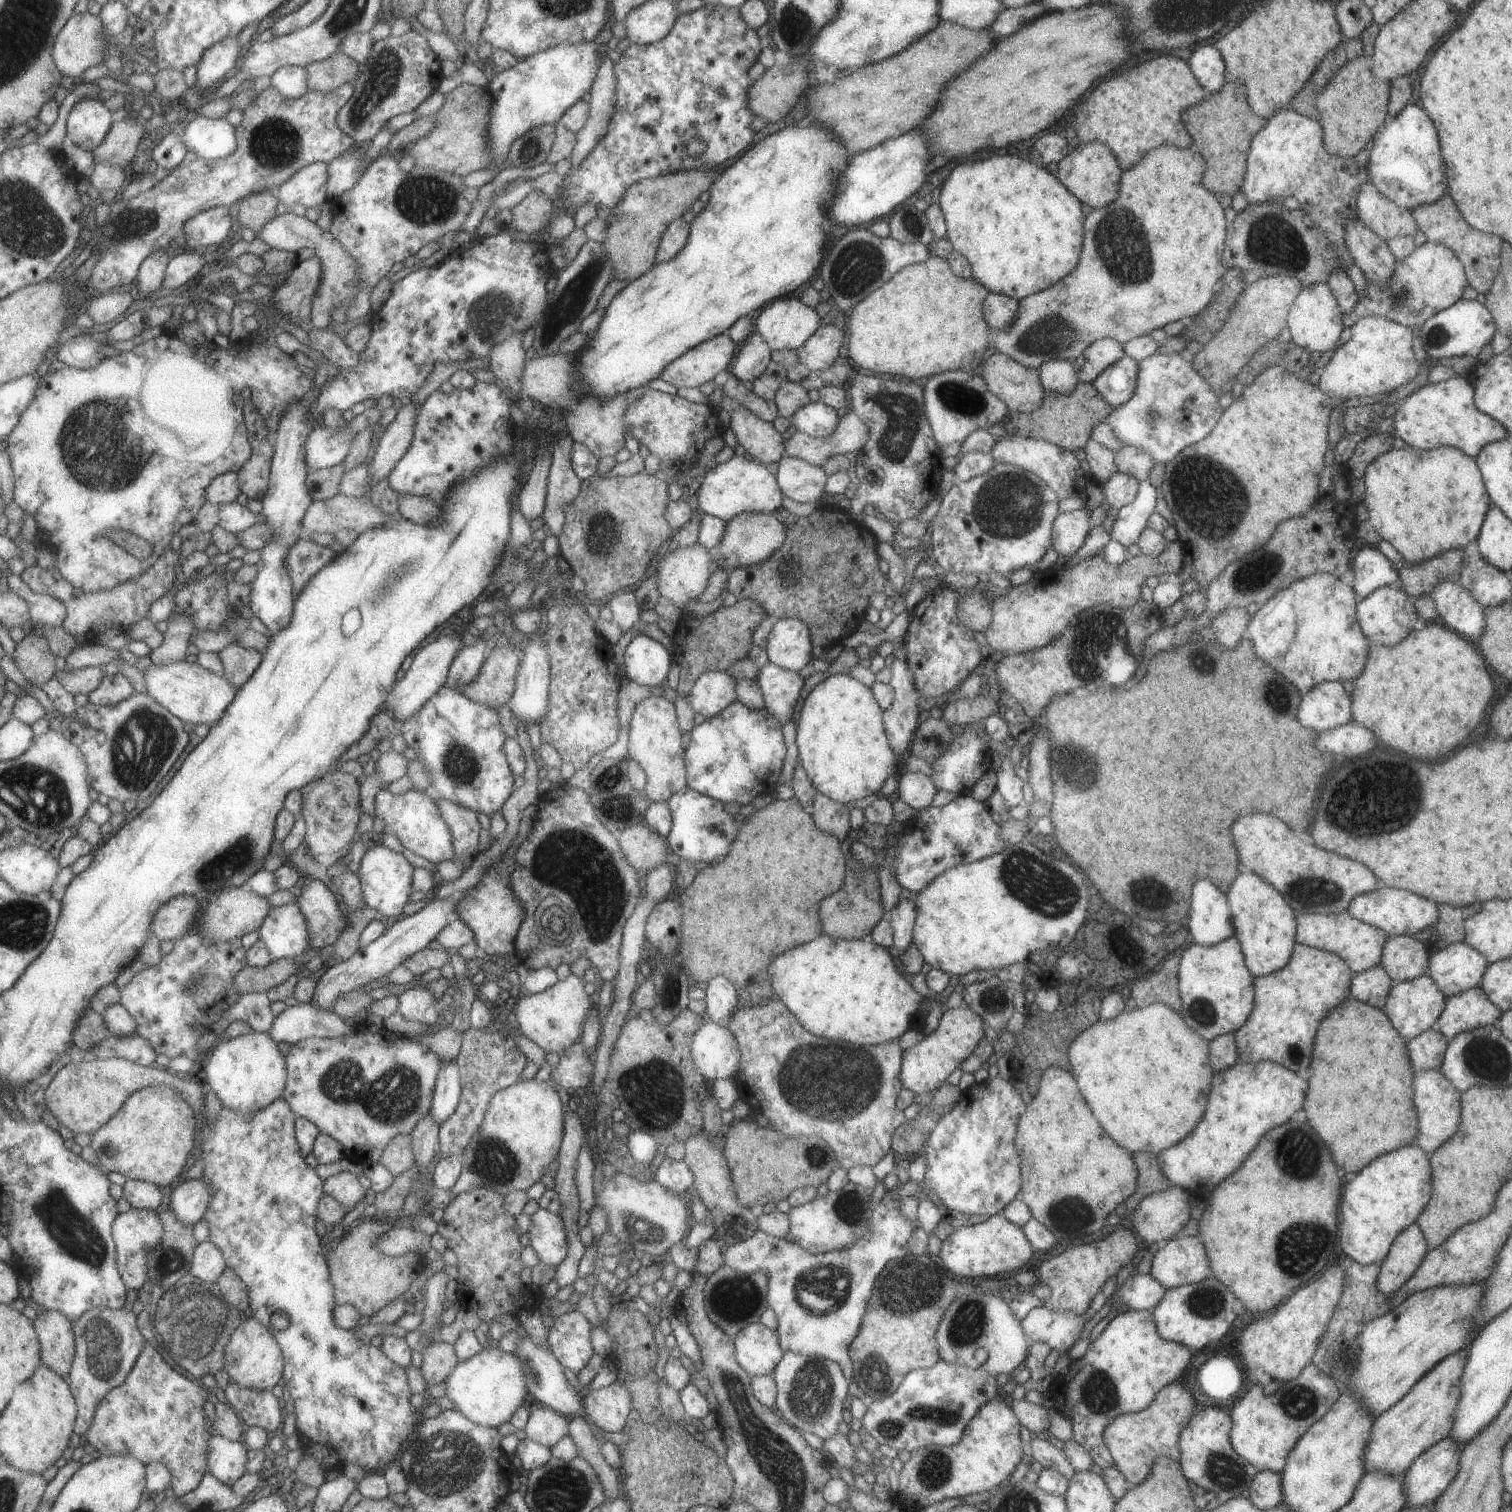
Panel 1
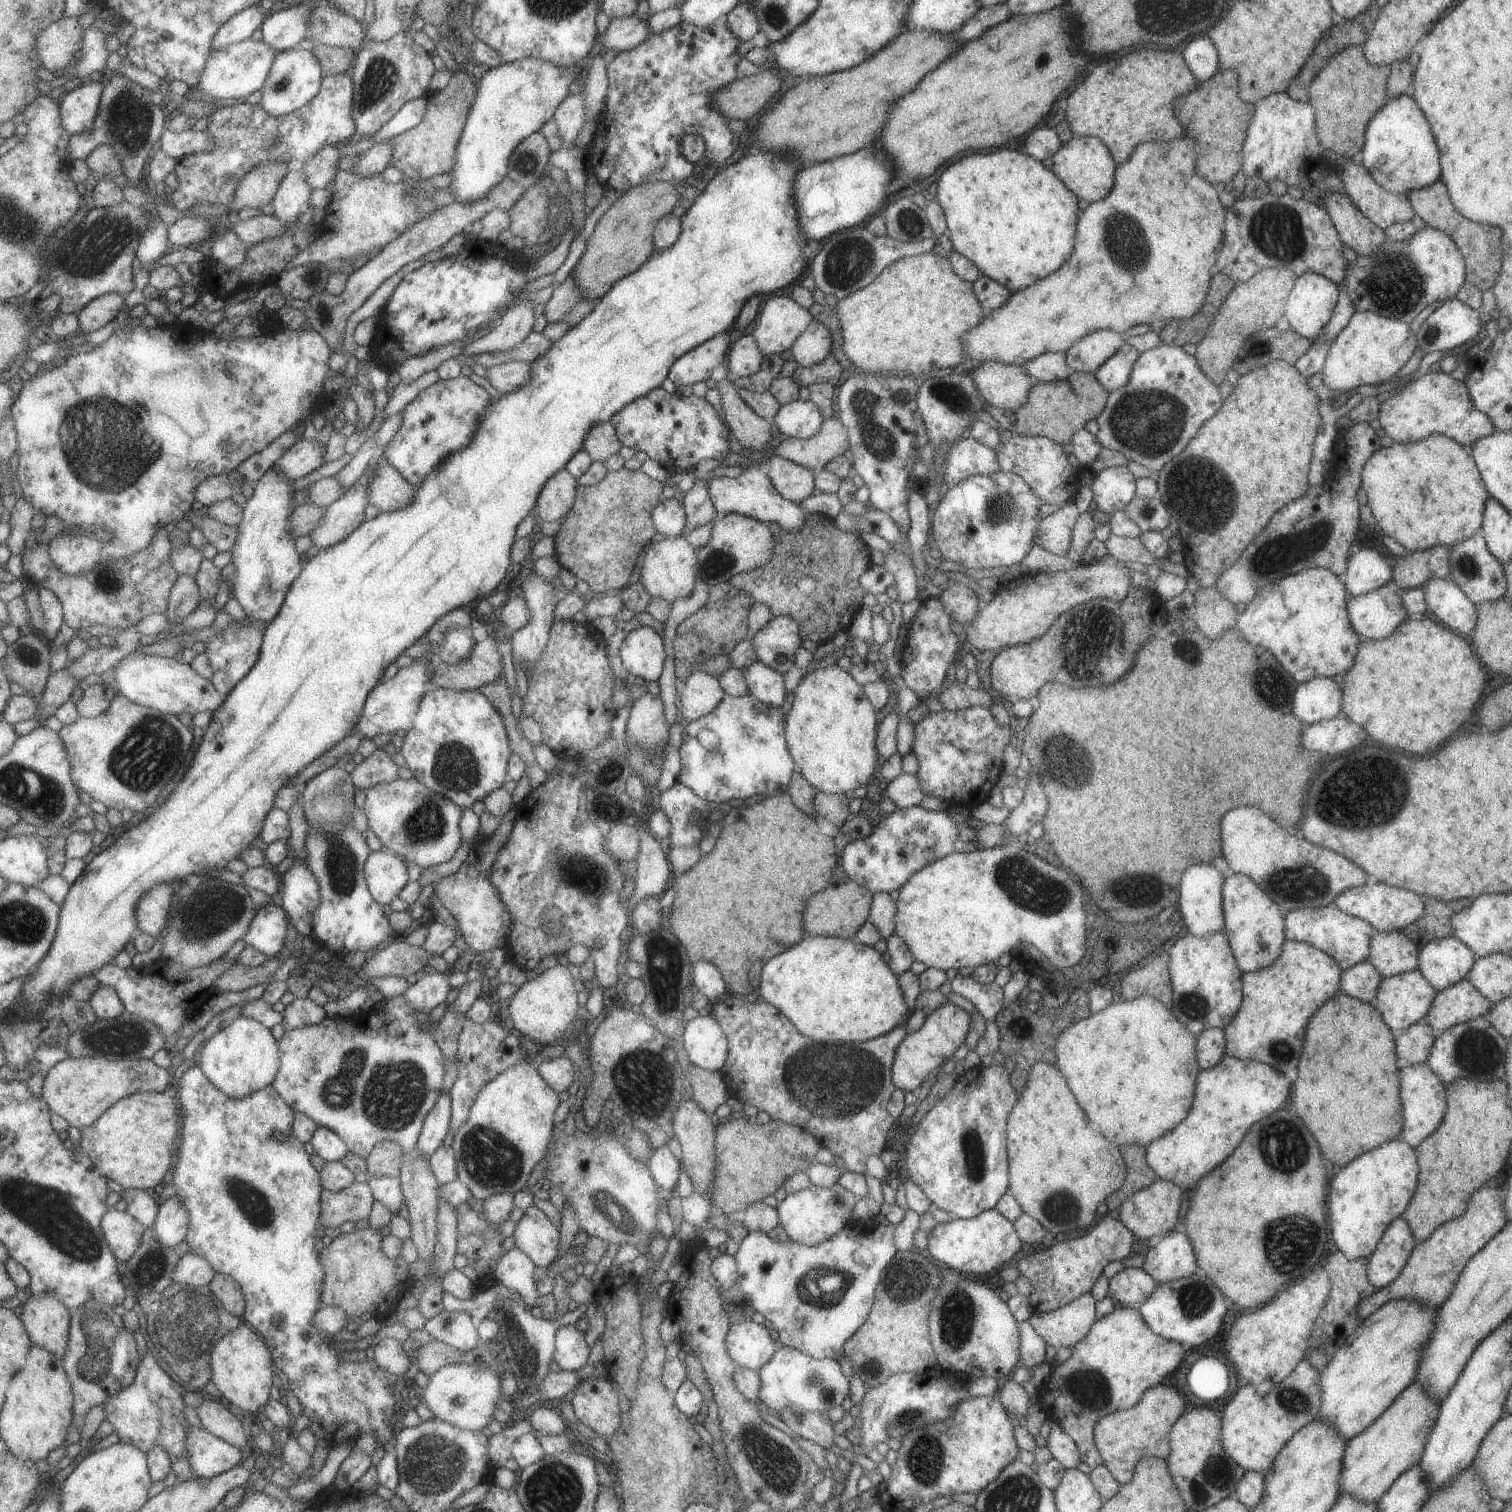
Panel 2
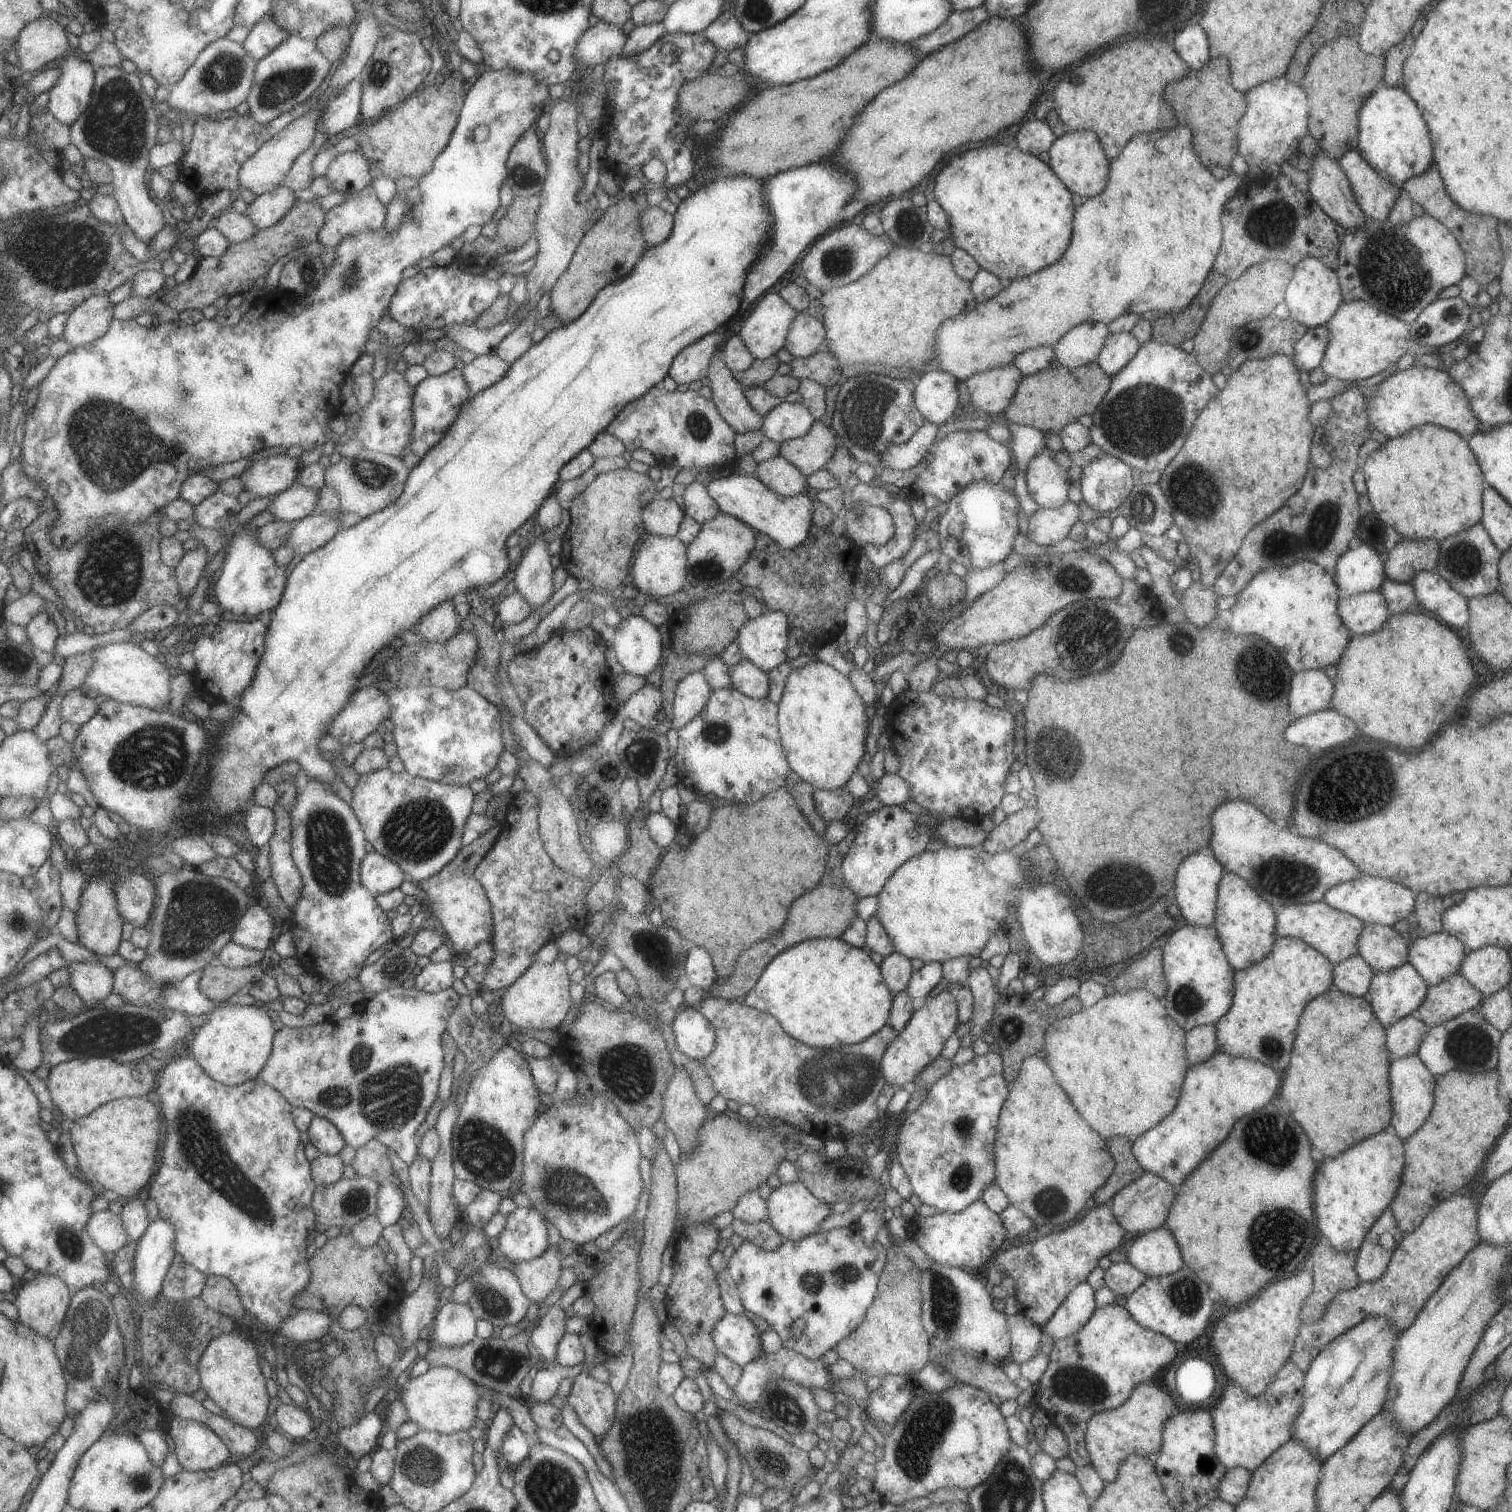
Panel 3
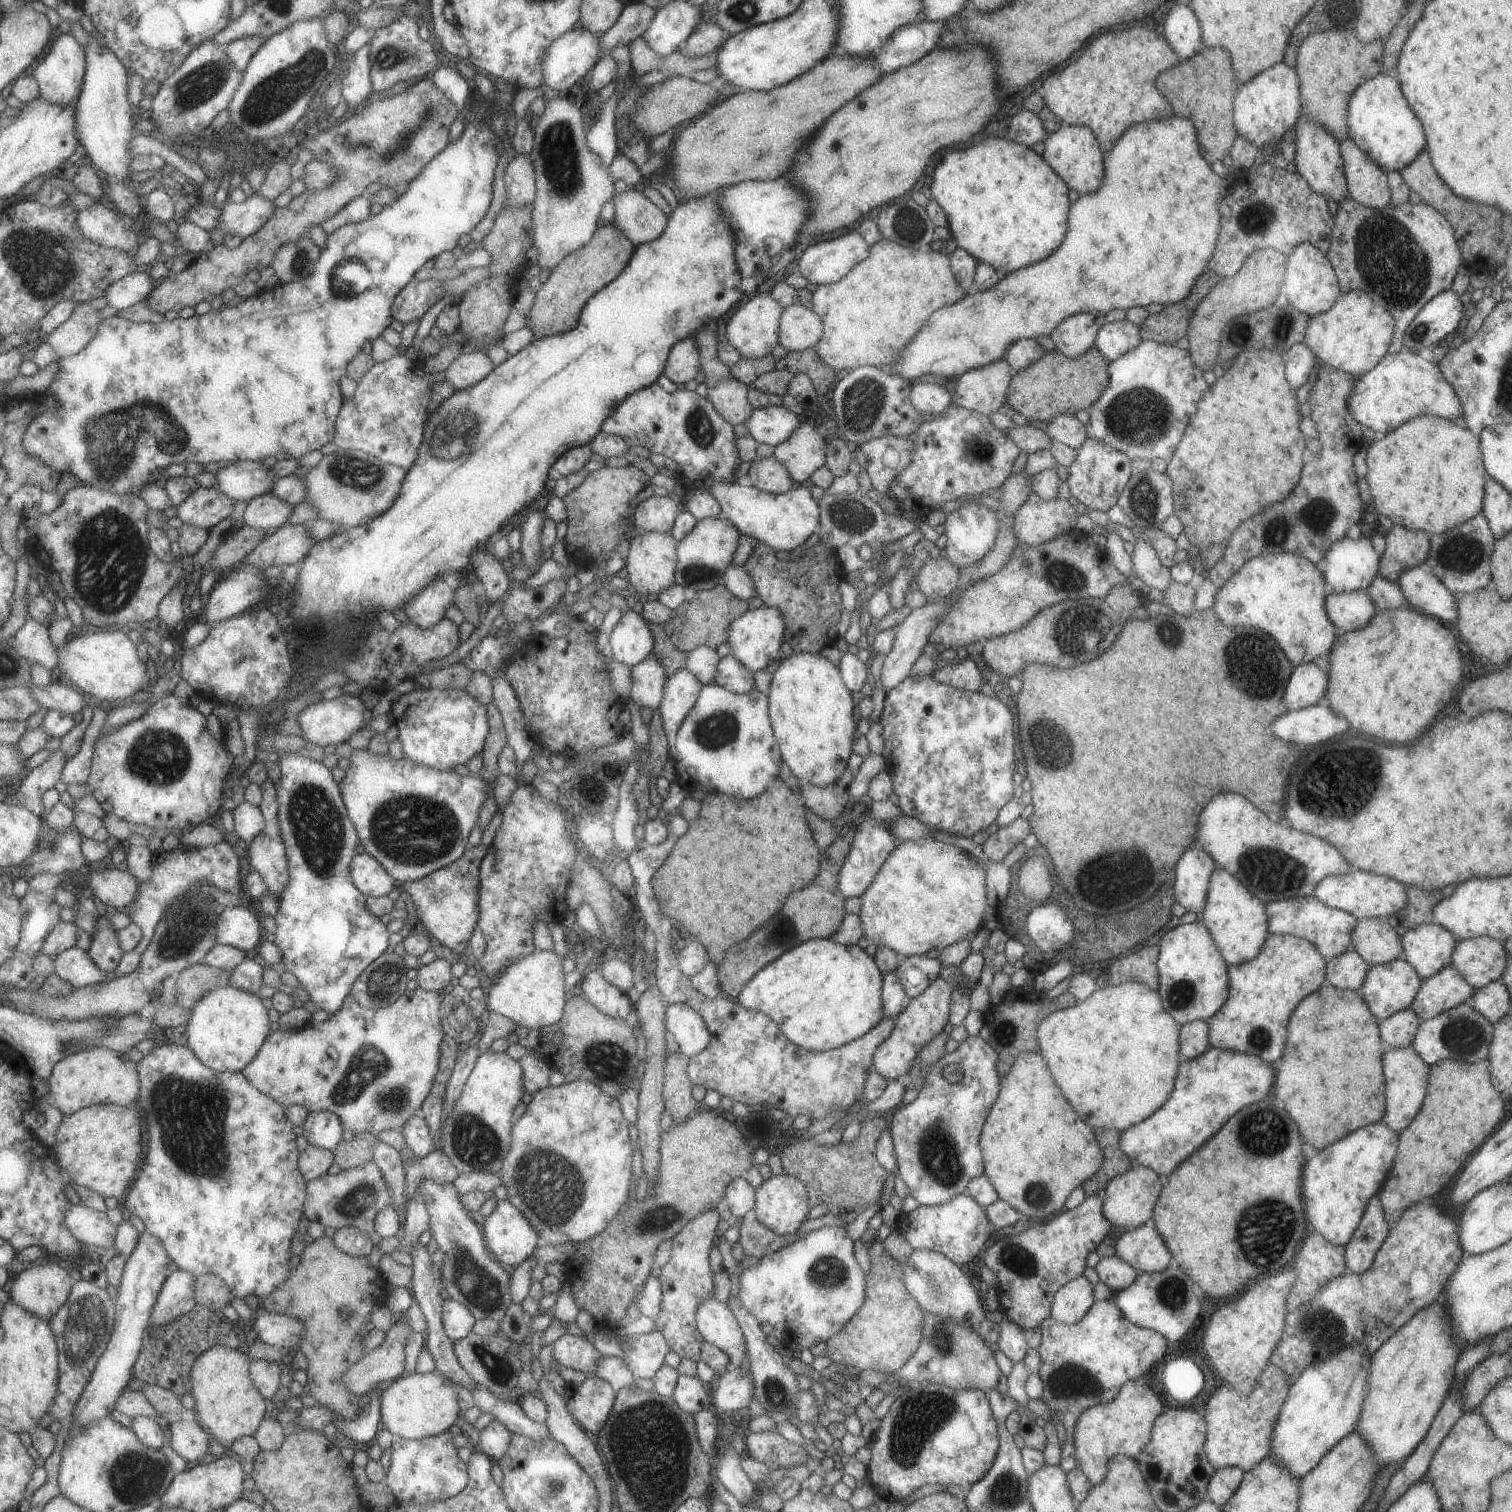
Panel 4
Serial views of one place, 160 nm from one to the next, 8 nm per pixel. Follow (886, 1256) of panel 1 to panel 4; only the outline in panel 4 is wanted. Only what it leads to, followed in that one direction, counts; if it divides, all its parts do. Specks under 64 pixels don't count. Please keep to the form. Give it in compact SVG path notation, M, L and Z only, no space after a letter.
M843 1227L807 1231L797 1241L761 1257L756 1265L742 1269L738 1273L738 1299L760 1325L764 1322L771 1324L778 1342L793 1353L799 1353L802 1348L809 1349L819 1341L826 1342L849 1322L864 1302L866 1274L855 1260L854 1249L854 1242Z

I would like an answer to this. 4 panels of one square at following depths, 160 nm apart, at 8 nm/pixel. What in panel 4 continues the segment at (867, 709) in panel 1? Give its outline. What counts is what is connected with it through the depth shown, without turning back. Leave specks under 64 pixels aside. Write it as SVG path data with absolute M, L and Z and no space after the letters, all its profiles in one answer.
M795 653L781 660L773 672L770 682L768 700L768 717L772 733L778 742L780 757L791 769L800 782L807 781L822 787L833 784L847 768L847 758L851 754L851 744L858 735L853 713L853 698L840 677L838 667L833 666L819 653Z

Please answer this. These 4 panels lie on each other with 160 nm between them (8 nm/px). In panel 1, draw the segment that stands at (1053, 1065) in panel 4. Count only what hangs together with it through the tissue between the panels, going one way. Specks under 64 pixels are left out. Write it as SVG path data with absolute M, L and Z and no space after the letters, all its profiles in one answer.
M1163 1003L1121 1012L1113 1019L1097 1020L1067 1046L1067 1058L1071 1062L1070 1070L1075 1072L1079 1092L1101 1128L1125 1150L1147 1150L1154 1155L1177 1144L1197 1126L1214 1073L1209 1064L1208 1041L1189 1030L1179 1014Z

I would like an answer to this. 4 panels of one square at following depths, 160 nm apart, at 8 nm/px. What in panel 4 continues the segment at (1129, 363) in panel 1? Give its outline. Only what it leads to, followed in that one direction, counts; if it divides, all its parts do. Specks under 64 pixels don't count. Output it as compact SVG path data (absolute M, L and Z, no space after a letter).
M1123 319L1101 326L1096 334L1094 347L1110 363L1135 348L1141 341L1138 326Z

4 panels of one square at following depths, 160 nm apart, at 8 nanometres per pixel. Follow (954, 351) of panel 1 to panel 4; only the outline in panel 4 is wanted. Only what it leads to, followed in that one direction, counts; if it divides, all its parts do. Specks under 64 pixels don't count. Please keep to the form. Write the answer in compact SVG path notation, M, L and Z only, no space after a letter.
M885 238L872 244L868 251L867 258L853 266L839 282L817 285L817 289L812 292L811 310L822 324L822 333L815 345L816 353L827 366L836 371L849 371L865 365L884 368L893 363L934 310L953 304L968 293L953 276L946 254L933 250L924 253Z

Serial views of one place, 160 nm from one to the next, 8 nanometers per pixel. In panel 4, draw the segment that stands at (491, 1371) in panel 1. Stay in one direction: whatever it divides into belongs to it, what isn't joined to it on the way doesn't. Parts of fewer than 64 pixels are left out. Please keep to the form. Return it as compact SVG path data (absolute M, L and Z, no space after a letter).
M437 1371L428 1373L402 1374L392 1382L382 1386L380 1420L381 1427L386 1427L393 1438L418 1439L429 1435L438 1435L448 1430L449 1426L454 1424L455 1418L459 1417L457 1412L460 1408L455 1394L454 1386L446 1377Z

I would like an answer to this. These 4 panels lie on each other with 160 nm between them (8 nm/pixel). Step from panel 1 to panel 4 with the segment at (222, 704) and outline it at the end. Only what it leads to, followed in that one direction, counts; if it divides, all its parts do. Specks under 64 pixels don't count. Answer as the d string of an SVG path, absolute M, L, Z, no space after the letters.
M85 628L77 631L78 638L70 636L61 648L58 647L60 660L56 677L65 683L72 684L81 692L87 692L111 702L128 702L129 698L145 690L154 682L153 667L150 661L139 656L139 648L127 636L127 629L99 630Z

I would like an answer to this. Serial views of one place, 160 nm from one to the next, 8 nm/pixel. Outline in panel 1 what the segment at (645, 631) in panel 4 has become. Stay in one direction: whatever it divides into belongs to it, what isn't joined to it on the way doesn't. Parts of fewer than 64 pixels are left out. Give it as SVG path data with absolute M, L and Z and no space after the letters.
M638 635L627 644L623 654L626 681L640 686L660 686L672 664L672 656L659 642Z

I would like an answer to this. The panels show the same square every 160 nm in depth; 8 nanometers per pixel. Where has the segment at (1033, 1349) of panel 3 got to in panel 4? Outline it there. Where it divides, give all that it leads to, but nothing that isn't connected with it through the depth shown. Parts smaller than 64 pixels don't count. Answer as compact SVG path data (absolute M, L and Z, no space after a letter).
M1003 1315L998 1323L998 1331L999 1338L994 1349L1003 1352L1011 1363L1022 1361L1029 1348L1023 1335L1023 1329Z

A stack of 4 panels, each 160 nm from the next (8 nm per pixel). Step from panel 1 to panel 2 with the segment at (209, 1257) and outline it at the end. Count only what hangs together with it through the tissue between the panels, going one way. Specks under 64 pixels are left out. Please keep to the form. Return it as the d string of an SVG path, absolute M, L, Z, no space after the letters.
M187 1251L179 1260L175 1276L173 1276L173 1285L189 1285L193 1288L210 1286L213 1278L216 1276L211 1262L207 1258L193 1254Z

